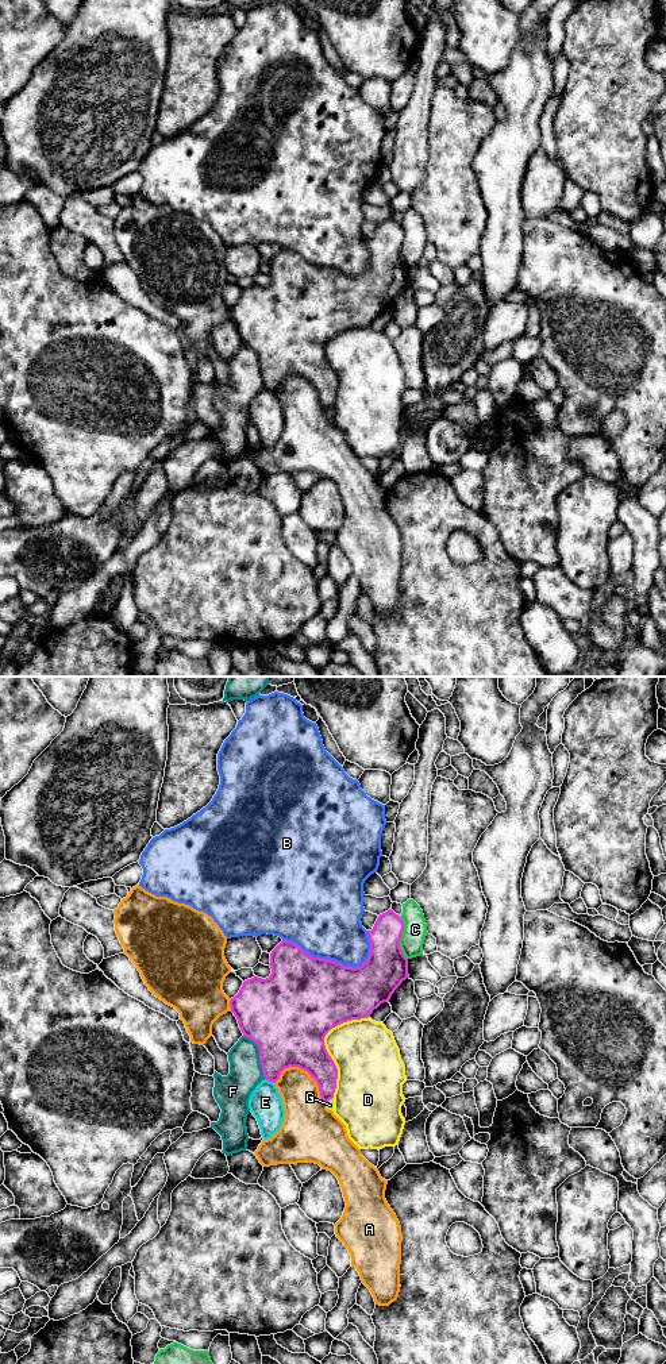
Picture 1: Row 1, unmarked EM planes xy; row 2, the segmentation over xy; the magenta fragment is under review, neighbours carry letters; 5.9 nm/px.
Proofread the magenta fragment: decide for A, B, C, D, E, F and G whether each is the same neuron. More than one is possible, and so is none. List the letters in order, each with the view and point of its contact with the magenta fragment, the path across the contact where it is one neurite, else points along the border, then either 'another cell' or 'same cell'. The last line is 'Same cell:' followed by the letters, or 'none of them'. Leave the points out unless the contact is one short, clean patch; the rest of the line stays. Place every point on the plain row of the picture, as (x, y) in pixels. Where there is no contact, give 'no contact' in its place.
A: meets magenta in xy at (305, 378); another cell
B: meets magenta in xy at (328, 268); another cell
C: meets magenta in xy at (400, 247); another cell
D: meets magenta in xy at (323, 353); another cell
E: meets magenta in xy at (269, 389); another cell
F: meets magenta in xy at (260, 363); another cell
G: meets magenta in xy at (328, 408); border along xy (332, 405), (326, 411); another cell
Same cell: none of them

